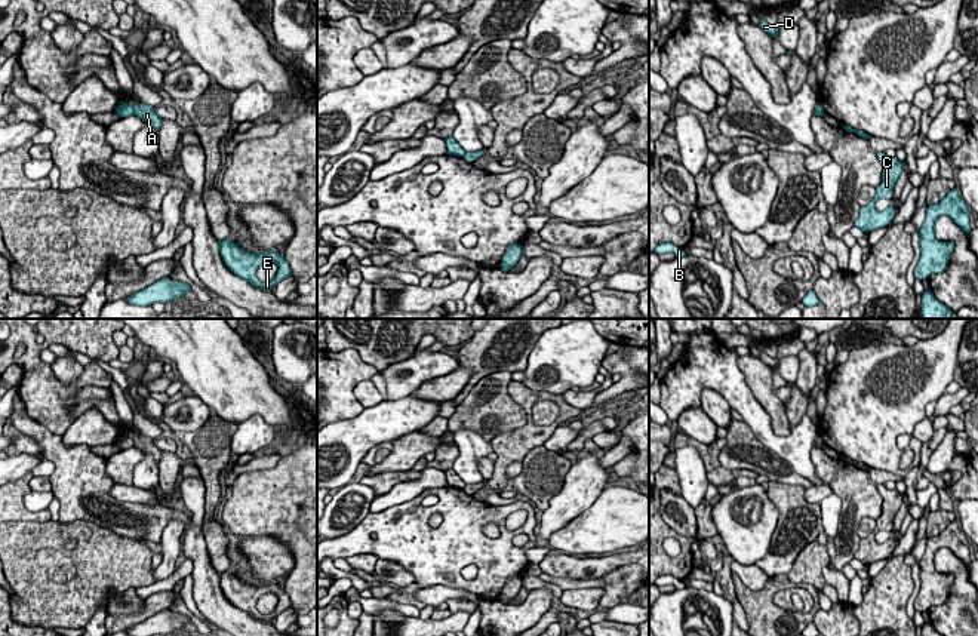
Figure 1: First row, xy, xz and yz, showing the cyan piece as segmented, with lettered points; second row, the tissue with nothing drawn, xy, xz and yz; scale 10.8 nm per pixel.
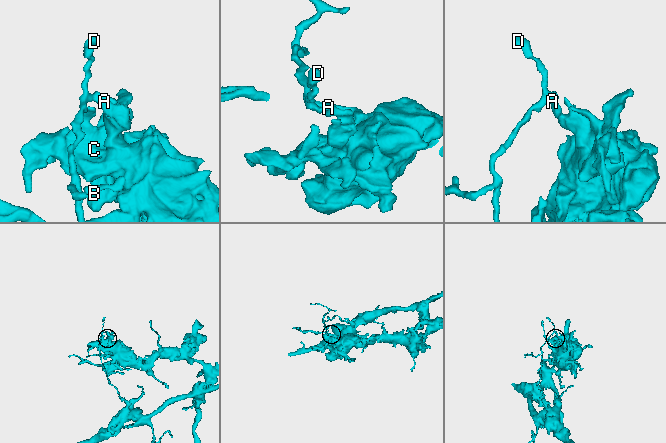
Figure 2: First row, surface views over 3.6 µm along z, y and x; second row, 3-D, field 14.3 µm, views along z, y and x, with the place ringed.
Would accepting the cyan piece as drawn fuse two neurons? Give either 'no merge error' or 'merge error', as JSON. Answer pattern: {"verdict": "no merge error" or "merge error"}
{"verdict": "merge error"}

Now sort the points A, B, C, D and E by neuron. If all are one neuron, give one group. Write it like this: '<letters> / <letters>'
A C E / B D

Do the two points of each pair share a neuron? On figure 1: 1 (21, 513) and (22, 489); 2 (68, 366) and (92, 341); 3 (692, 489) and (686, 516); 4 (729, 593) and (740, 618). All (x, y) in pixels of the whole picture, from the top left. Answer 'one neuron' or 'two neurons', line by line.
1: one neuron
2: two neurons
3: two neurons
4: one neuron

